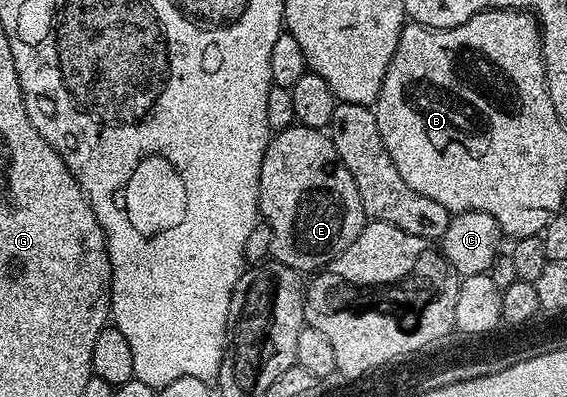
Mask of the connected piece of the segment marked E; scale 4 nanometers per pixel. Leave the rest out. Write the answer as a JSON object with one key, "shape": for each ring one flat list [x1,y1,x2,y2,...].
{"shape":[[295,126,271,135,260,166,258,210,274,235,270,256,277,263,295,268,299,274,310,274,325,268,344,250,348,250,352,242,356,242,363,226,368,223,364,202,360,202,360,190,356,190,356,182,352,182,348,166,340,162,336,146,332,146,329,135,320,128]]}

